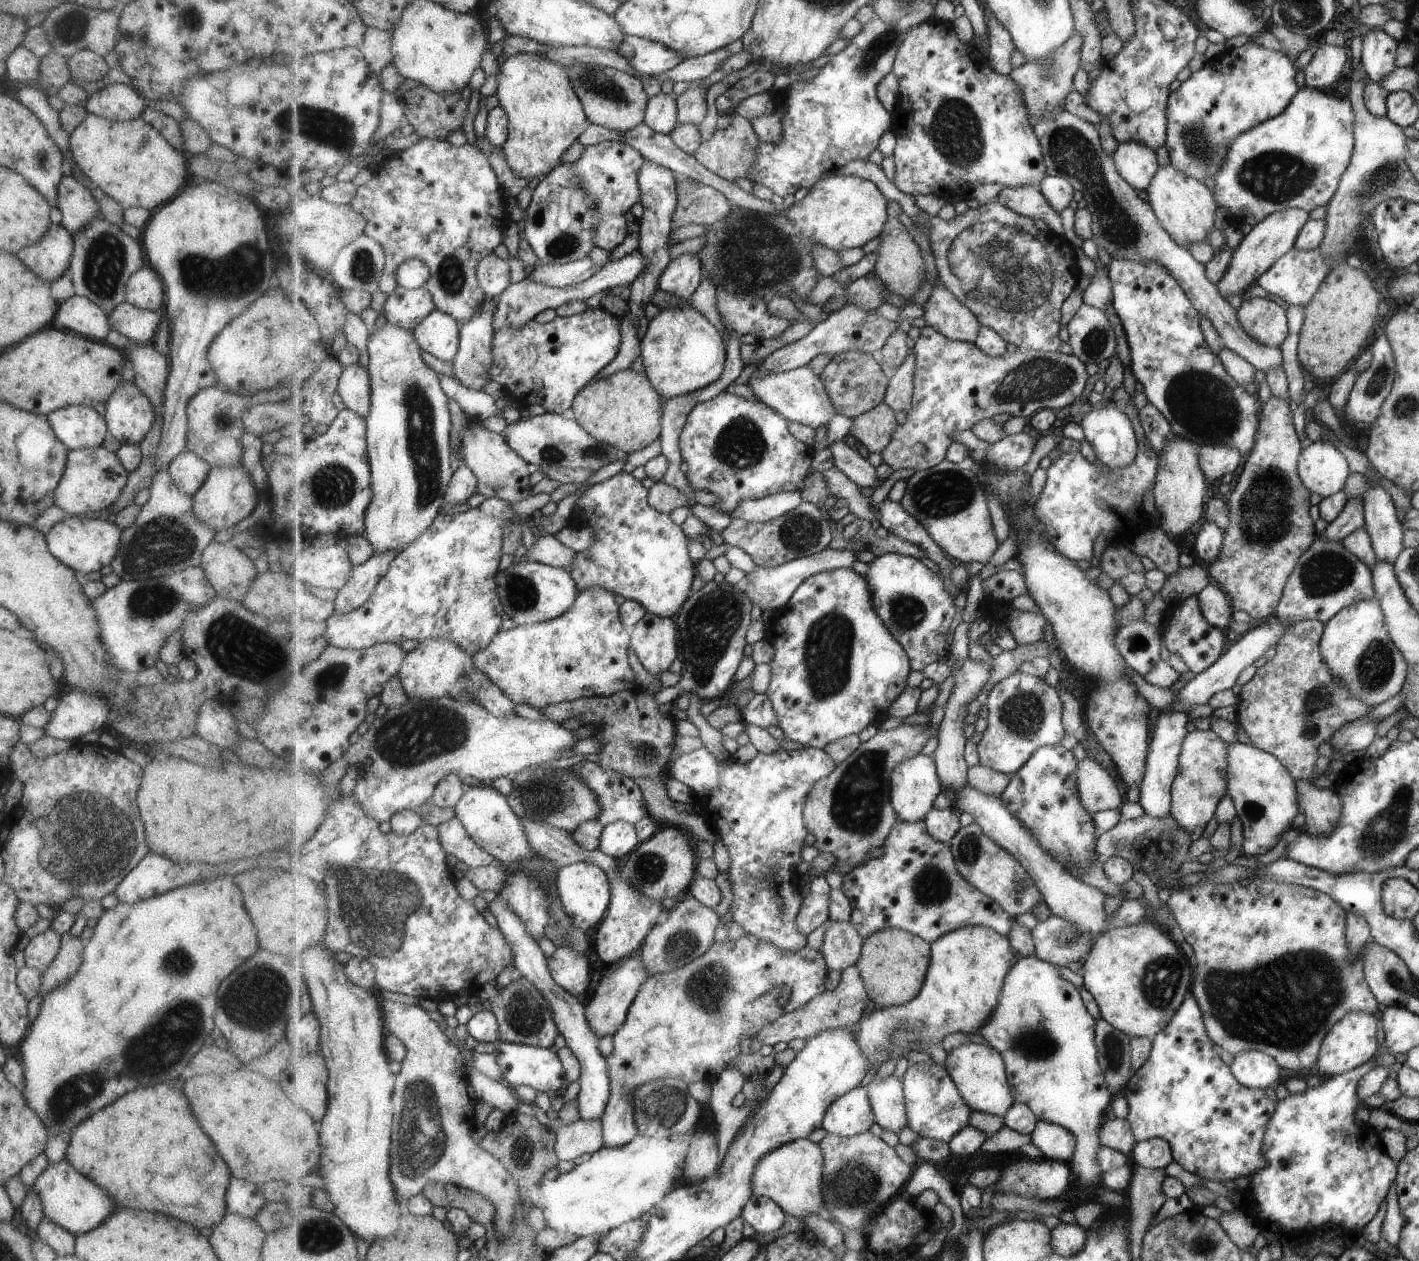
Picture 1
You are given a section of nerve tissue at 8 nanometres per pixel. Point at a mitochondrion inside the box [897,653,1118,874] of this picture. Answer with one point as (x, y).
(1021, 715)

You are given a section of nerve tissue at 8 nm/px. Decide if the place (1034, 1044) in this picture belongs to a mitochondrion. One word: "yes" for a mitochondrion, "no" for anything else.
yes

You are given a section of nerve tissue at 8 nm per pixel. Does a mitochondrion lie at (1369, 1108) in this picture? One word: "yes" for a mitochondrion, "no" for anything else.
no

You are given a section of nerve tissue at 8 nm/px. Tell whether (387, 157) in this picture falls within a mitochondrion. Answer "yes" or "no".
no

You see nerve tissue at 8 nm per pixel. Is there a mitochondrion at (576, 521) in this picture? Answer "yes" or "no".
no

